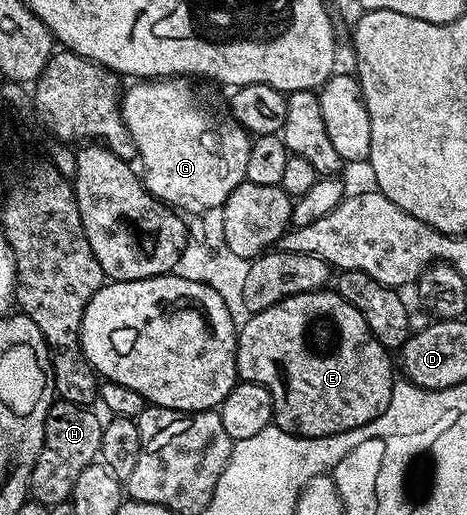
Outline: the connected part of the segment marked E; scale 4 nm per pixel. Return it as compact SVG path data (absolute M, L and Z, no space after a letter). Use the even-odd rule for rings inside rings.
M332 289L316 290L315 292L303 292L295 296L287 296L279 304L267 308L258 314L249 314L246 322L240 323L237 332L237 373L240 381L254 382L267 392L271 392L273 401L273 421L280 430L285 430L289 434L295 434L298 438L326 438L332 434L342 434L348 430L354 430L360 426L366 426L368 422L374 422L379 415L387 408L387 404L393 395L393 384L395 381L395 362L391 359L390 351L386 350L379 340L373 338L371 328L367 328L367 320L359 316L359 308L351 308L343 296L339 296Z

